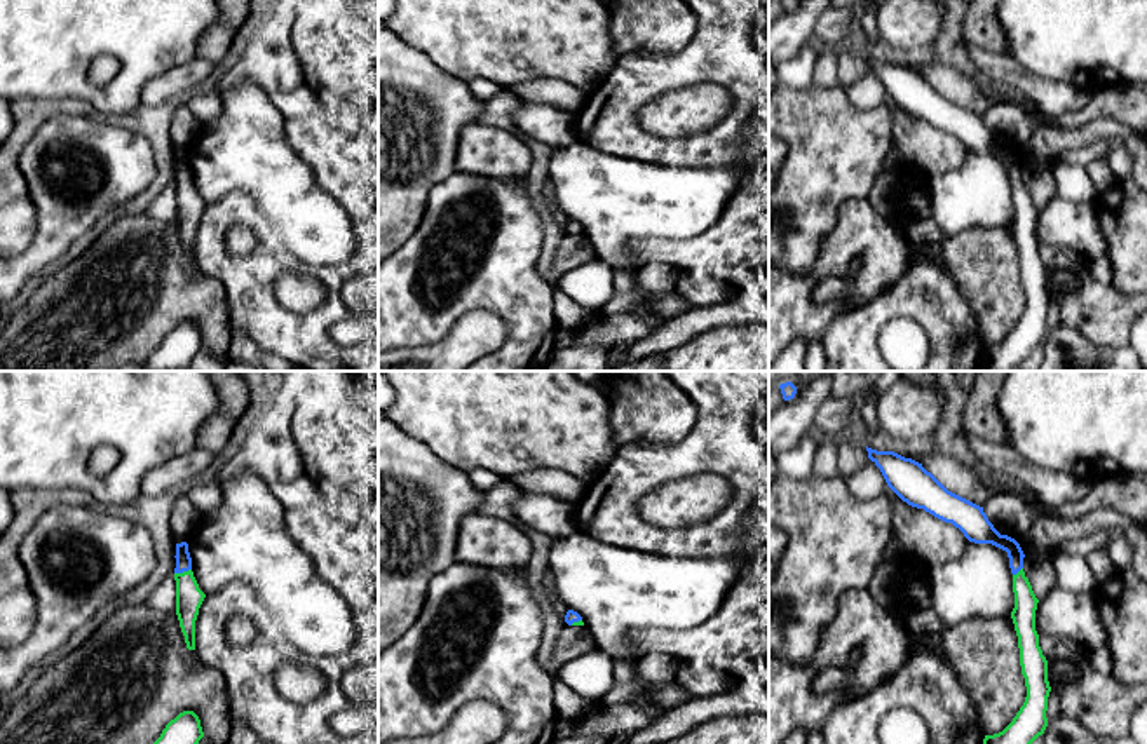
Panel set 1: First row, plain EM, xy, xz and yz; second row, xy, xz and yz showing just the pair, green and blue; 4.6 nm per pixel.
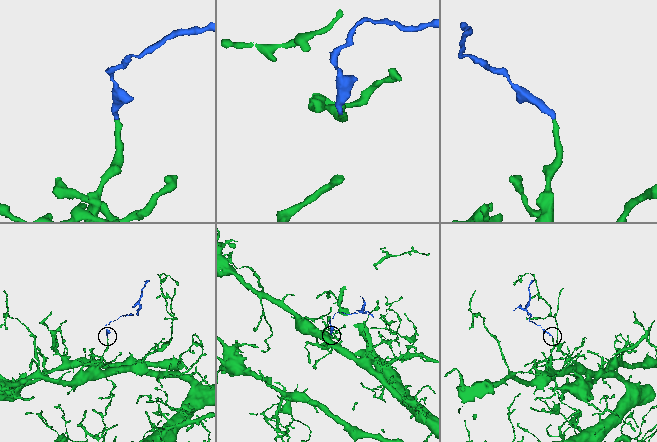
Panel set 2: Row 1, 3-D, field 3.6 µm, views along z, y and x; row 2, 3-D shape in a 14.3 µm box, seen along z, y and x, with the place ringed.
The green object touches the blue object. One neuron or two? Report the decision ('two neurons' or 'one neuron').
one neuron

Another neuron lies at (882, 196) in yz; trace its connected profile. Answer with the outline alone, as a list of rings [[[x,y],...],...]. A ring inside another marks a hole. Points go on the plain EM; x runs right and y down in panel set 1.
[[[882,171],[868,192],[870,206],[884,218],[896,218],[899,179],[891,171]]]

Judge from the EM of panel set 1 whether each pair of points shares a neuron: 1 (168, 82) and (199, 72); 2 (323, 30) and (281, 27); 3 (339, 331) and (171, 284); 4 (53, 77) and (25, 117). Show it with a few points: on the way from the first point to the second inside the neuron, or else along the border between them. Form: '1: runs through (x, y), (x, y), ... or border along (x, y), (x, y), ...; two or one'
1: runs through (175, 82), (192, 75); one
2: border along (295, 18), (291, 44), (302, 68); two
3: border along (199, 270), (213, 276), (222, 284), (230, 330); two
4: border along (81, 98), (18, 100); two

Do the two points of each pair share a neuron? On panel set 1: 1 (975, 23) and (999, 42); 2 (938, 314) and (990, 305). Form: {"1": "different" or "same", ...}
{"1": "same", "2": "different"}

